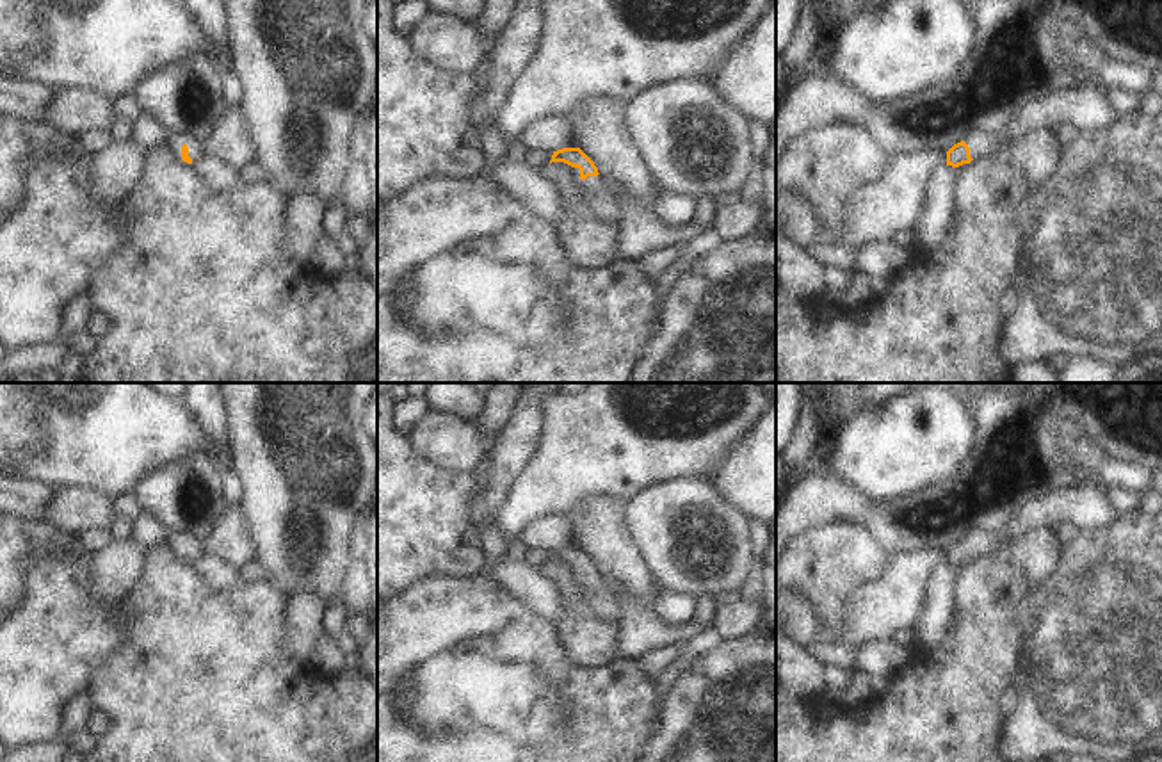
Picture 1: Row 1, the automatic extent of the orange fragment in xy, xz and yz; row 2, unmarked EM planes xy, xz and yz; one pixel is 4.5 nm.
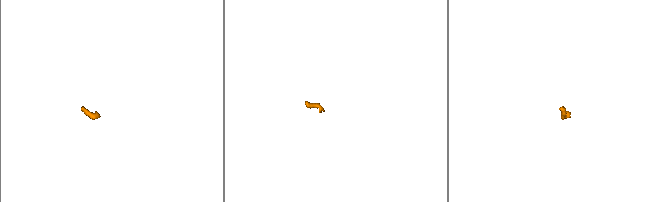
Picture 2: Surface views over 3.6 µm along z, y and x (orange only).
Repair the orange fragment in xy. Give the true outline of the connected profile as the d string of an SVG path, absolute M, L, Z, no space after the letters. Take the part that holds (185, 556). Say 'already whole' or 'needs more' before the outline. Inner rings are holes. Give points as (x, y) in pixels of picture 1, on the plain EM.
needs more; M171 531L167 545L187 563L198 563L205 554L203 541L189 532Z

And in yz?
needs more; M1004 527L997 531L975 529L947 550L947 564L959 566L977 557L1000 552L1007 545Z

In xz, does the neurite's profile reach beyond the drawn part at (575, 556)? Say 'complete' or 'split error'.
split error

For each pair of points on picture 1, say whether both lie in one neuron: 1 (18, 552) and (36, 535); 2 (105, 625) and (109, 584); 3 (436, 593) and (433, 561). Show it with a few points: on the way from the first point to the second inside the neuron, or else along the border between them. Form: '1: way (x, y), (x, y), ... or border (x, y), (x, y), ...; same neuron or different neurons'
1: way (22, 549), (32, 538); same neuron
2: border (96, 559), (95, 593), (102, 600), (123, 600); different neurons
3: border (476, 575), (424, 577), (397, 599); different neurons

